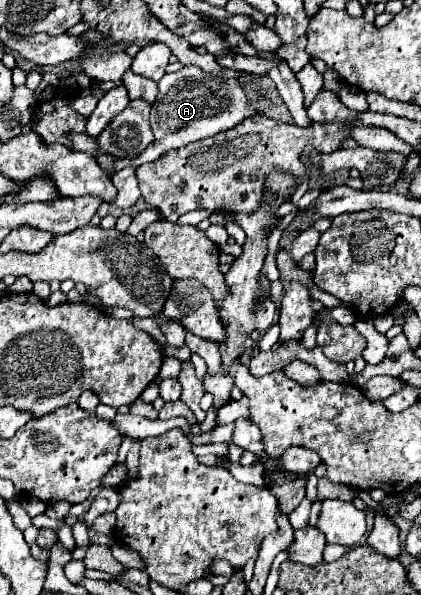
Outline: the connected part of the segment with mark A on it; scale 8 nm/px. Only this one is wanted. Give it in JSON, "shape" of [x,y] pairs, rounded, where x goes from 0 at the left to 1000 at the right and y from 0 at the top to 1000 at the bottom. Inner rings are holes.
{"shape":[[[439,109],[430,119],[411,126],[387,126],[378,136],[378,156],[359,180],[359,210],[363,224],[373,230],[368,244],[344,250],[325,271],[297,271],[273,267],[273,287],[292,281],[330,281],[340,274],[359,274],[387,257],[425,247],[444,247],[449,240],[477,237],[487,230],[501,230],[520,220],[539,220],[563,213],[582,197],[606,190],[615,183],[615,170],[634,166],[629,160],[615,160],[610,166],[596,163],[596,150],[587,139],[577,139],[563,129],[515,129],[477,119],[468,109]]]}

